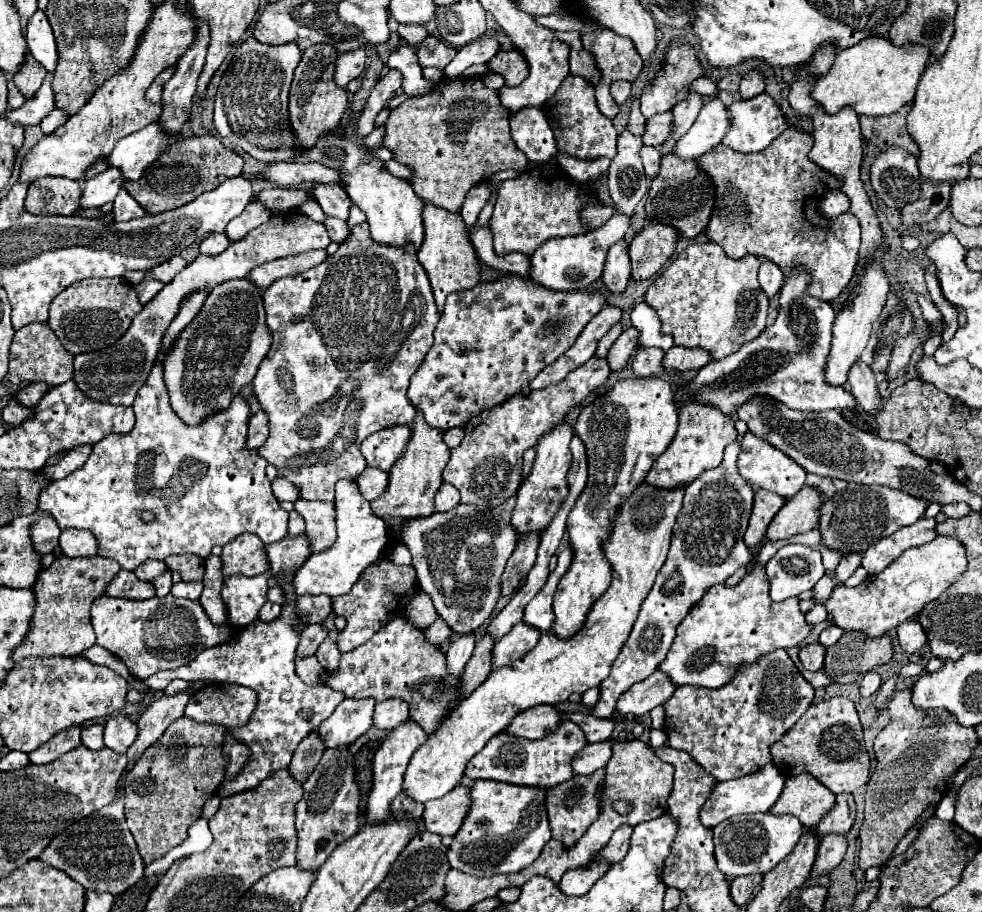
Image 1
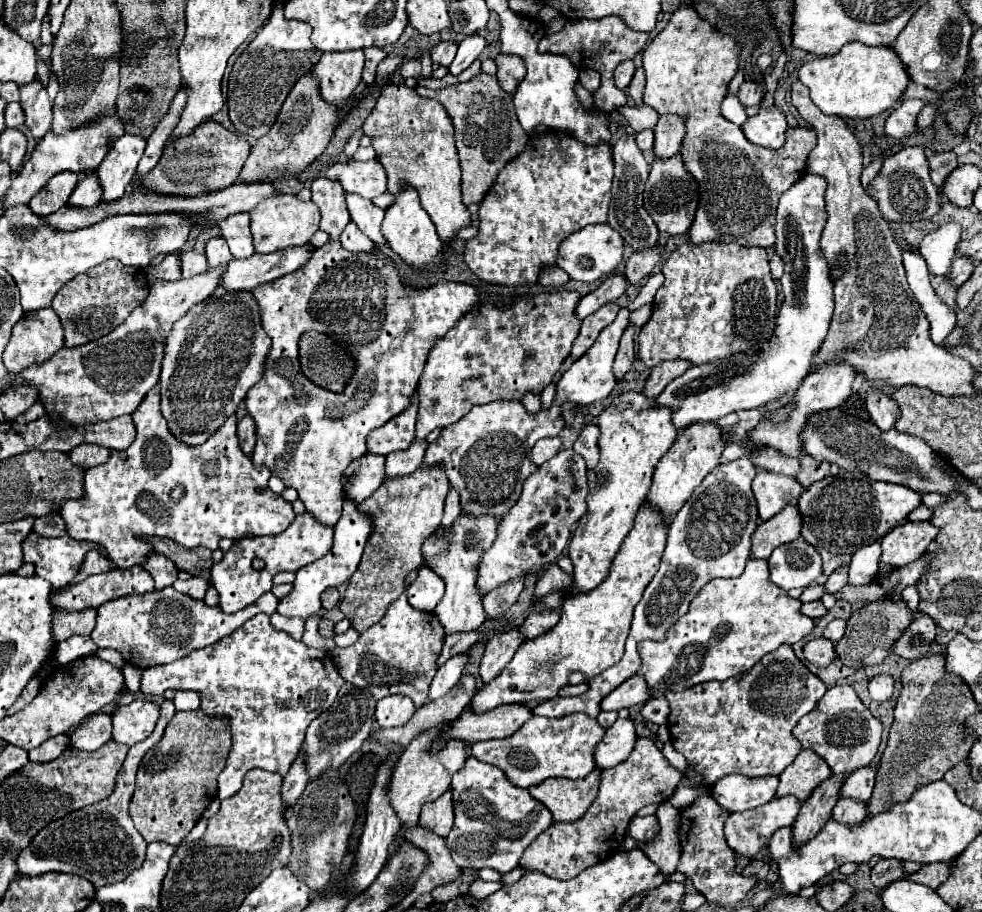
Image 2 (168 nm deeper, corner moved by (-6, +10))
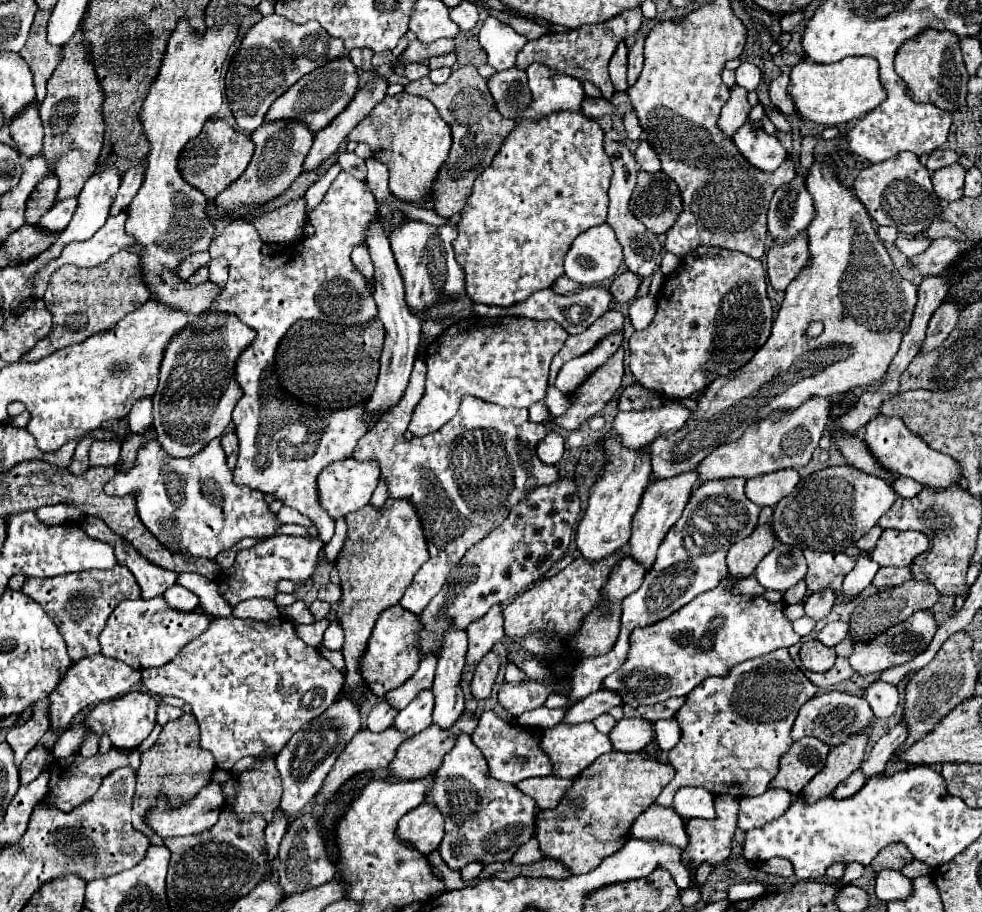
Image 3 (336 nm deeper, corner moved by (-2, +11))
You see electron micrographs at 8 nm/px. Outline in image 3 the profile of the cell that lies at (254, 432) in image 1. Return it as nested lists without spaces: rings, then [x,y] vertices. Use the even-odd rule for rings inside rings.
[[[226,433],[222,435],[222,449],[226,453],[226,463],[230,465],[230,469],[234,469],[236,465],[236,457],[238,457],[238,437],[236,433]]]

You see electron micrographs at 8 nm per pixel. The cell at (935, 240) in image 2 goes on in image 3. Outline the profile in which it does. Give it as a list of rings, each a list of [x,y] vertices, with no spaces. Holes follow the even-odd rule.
[[[898,237],[898,239],[896,239],[896,247],[898,247],[906,257],[914,257],[914,255],[922,253],[928,245],[930,245],[930,239],[904,239],[904,237]]]

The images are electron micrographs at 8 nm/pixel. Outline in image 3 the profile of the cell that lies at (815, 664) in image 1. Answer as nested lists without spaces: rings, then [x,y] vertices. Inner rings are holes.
[[[806,641],[800,649],[800,659],[802,659],[802,665],[808,669],[808,671],[814,671],[814,673],[824,673],[828,671],[834,661],[836,661],[836,653],[834,653],[834,647],[826,647],[822,645],[820,641]]]

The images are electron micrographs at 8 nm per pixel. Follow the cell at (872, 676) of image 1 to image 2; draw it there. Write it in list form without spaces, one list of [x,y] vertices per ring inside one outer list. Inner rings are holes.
[[[876,674],[876,676],[870,678],[868,690],[870,690],[872,700],[884,702],[884,700],[888,700],[888,698],[892,696],[892,692],[894,692],[894,680],[892,680],[892,676],[888,676],[888,674]]]

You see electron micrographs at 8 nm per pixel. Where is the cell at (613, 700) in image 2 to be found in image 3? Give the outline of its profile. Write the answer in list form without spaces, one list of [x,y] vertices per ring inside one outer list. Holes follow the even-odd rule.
[[[600,689],[598,693],[592,693],[590,697],[584,697],[574,707],[570,707],[562,723],[574,725],[582,721],[594,721],[594,717],[608,713],[616,705],[622,705],[622,701],[618,701],[618,697],[614,697],[614,693],[610,693],[608,689]]]

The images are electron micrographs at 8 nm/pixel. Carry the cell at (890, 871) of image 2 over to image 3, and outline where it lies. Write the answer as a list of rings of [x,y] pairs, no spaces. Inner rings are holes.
[[[890,843],[890,845],[886,845],[878,853],[878,857],[870,865],[872,865],[874,871],[880,871],[880,869],[902,869],[910,861],[914,861],[914,857],[906,849],[906,845],[902,845],[902,843]]]

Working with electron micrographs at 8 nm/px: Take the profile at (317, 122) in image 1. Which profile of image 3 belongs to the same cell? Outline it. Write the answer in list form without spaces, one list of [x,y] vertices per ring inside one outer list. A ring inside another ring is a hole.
[[[278,121],[278,125],[262,125],[258,131],[254,131],[252,141],[256,145],[256,151],[248,169],[240,175],[238,181],[234,181],[214,199],[216,209],[222,213],[222,217],[234,215],[244,207],[264,205],[270,199],[282,195],[292,185],[292,181],[302,173],[302,161],[310,151],[314,135],[296,121]]]

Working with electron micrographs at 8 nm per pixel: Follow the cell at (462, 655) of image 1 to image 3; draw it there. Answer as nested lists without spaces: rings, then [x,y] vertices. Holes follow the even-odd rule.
[[[422,691],[406,709],[396,715],[392,727],[412,739],[414,735],[432,725],[432,709],[434,697],[430,697],[430,691]]]

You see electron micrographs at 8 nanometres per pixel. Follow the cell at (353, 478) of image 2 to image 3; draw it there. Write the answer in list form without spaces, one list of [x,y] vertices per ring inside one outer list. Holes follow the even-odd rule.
[[[352,457],[342,459],[342,461],[334,461],[328,467],[322,469],[322,473],[318,475],[318,501],[322,505],[322,509],[336,521],[340,517],[346,517],[352,511],[362,509],[364,505],[368,505],[372,491],[376,489],[380,481],[380,473],[378,473],[378,465],[374,465],[374,461],[354,461]]]

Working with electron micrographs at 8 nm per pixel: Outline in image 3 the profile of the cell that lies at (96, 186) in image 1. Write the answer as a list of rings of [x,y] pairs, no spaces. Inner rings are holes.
[[[66,199],[66,201],[60,201],[56,203],[40,221],[36,227],[40,227],[44,233],[62,233],[66,229],[66,225],[70,223],[70,217],[74,215],[74,205],[76,205],[76,199]]]

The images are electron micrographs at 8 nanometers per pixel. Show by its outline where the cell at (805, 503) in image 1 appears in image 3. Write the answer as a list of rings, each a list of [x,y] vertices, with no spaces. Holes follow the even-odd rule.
[[[758,525],[750,537],[742,539],[728,551],[726,555],[728,577],[742,579],[752,575],[760,559],[768,555],[772,547],[774,547],[774,537],[770,537],[770,529],[766,529],[766,525]]]

